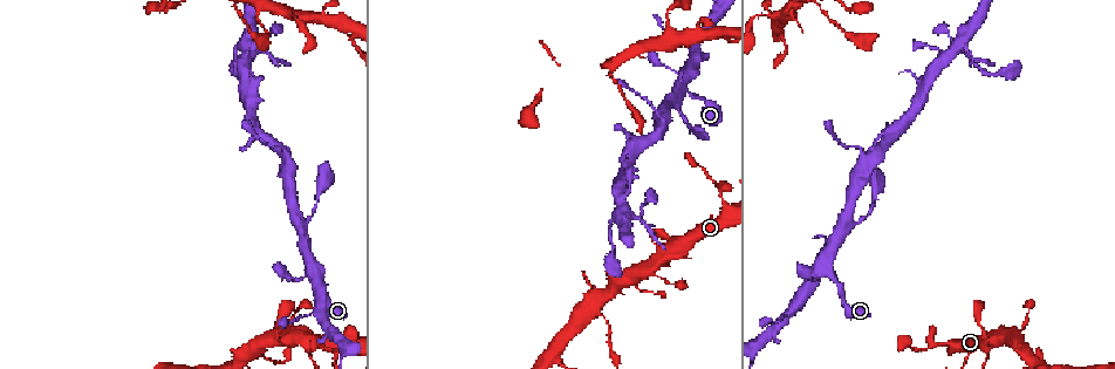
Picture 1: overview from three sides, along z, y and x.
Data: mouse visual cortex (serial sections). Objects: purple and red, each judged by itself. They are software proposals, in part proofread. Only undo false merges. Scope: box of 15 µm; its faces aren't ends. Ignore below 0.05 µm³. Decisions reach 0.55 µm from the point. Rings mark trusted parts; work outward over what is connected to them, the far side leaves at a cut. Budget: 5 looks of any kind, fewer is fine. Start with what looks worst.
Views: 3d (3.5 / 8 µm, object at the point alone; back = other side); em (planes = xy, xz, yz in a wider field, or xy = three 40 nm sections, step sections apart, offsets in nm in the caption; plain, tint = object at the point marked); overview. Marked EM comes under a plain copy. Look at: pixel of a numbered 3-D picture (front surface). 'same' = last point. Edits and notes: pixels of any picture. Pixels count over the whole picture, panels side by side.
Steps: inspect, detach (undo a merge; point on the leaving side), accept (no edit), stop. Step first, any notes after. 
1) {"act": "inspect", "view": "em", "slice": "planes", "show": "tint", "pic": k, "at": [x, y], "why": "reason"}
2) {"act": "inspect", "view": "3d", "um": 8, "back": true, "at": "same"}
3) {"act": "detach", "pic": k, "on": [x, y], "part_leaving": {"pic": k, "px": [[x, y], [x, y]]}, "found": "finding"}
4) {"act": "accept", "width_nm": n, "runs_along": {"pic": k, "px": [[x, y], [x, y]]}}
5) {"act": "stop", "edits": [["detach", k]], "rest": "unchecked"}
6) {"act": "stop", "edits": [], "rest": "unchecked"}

{"act": "inspect", "view": "3d", "um": 3.5, "pic": 1, "at": [1025, 326], "why": "sudden change in width"}

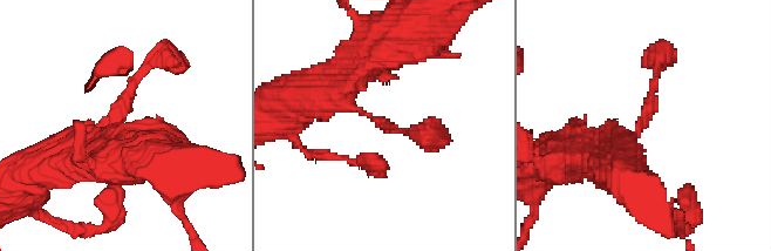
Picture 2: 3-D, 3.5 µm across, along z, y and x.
{"act": "inspect", "view": "em", "slice": "xy", "step": 5, "show": "tint", "pic": 2, "at": [378, 120], "why": "shape alone is not enough"}

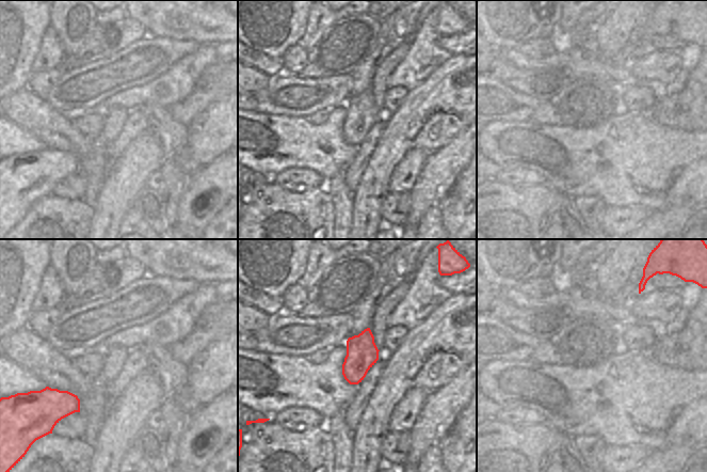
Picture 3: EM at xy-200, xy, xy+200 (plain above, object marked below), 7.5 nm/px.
{"act": "inspect", "view": "em", "slice": "planes", "show": "tint", "at": "same", "why": "cut it another way"}

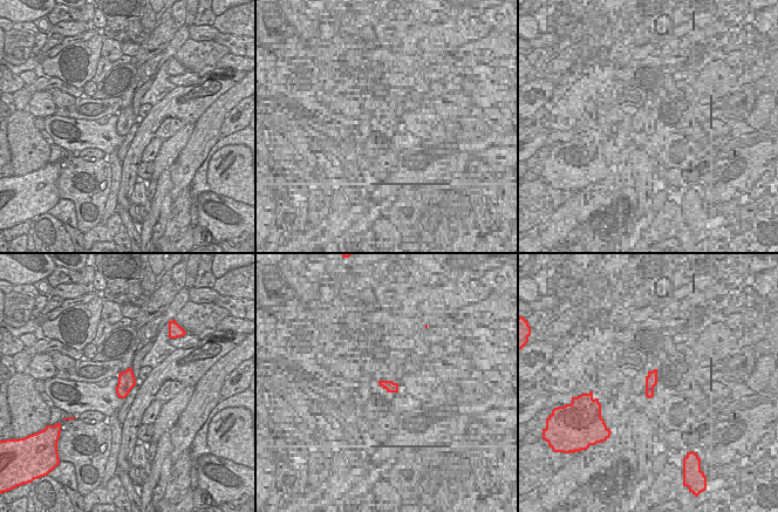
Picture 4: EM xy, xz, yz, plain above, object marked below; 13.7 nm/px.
{"act": "accept", "runs_along": {"pic": 2, "px": [[606, 149], [636, 134], [660, 59]]}, "found": "one cell here"}

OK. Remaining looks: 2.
{"act": "inspect", "view": "3d", "um": 3.5, "pic": 1, "at": [822, 269], "why": "looks like a crossing"}

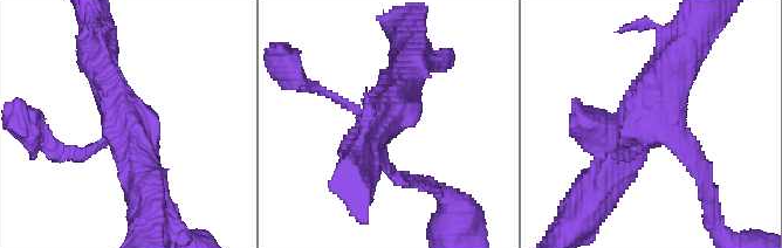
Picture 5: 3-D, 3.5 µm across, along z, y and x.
{"act": "inspect", "view": "em", "slice": "xy", "step": 3, "show": "tint", "pic": 5, "at": [651, 117]}

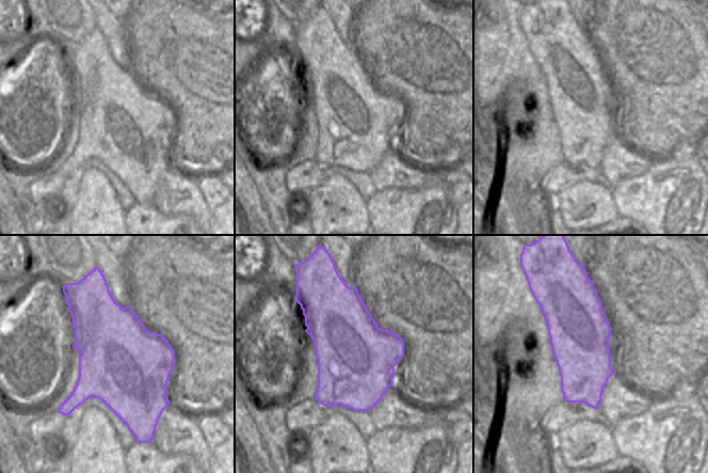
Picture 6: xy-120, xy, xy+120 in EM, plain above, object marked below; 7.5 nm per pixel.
{"act": "accept", "arm_widths_nm": [150, 150, 450, 450], "runs_along": {"pic": 5, "px": [[137, 172], [97, 53]]}, "found": "all the same cell"}

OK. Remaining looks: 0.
{"act": "stop", "edits": [], "rest": "unchecked"}

